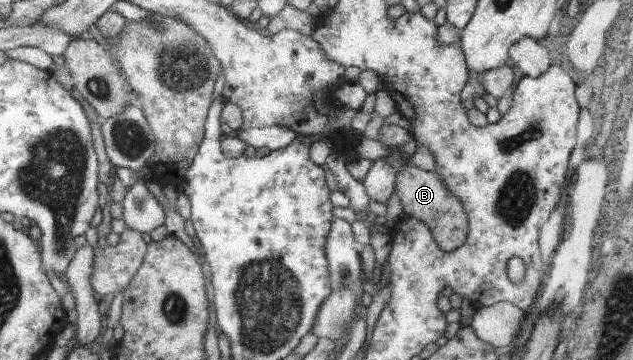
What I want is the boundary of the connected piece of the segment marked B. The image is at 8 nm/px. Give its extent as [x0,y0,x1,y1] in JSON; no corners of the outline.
[395,160,469,252]

